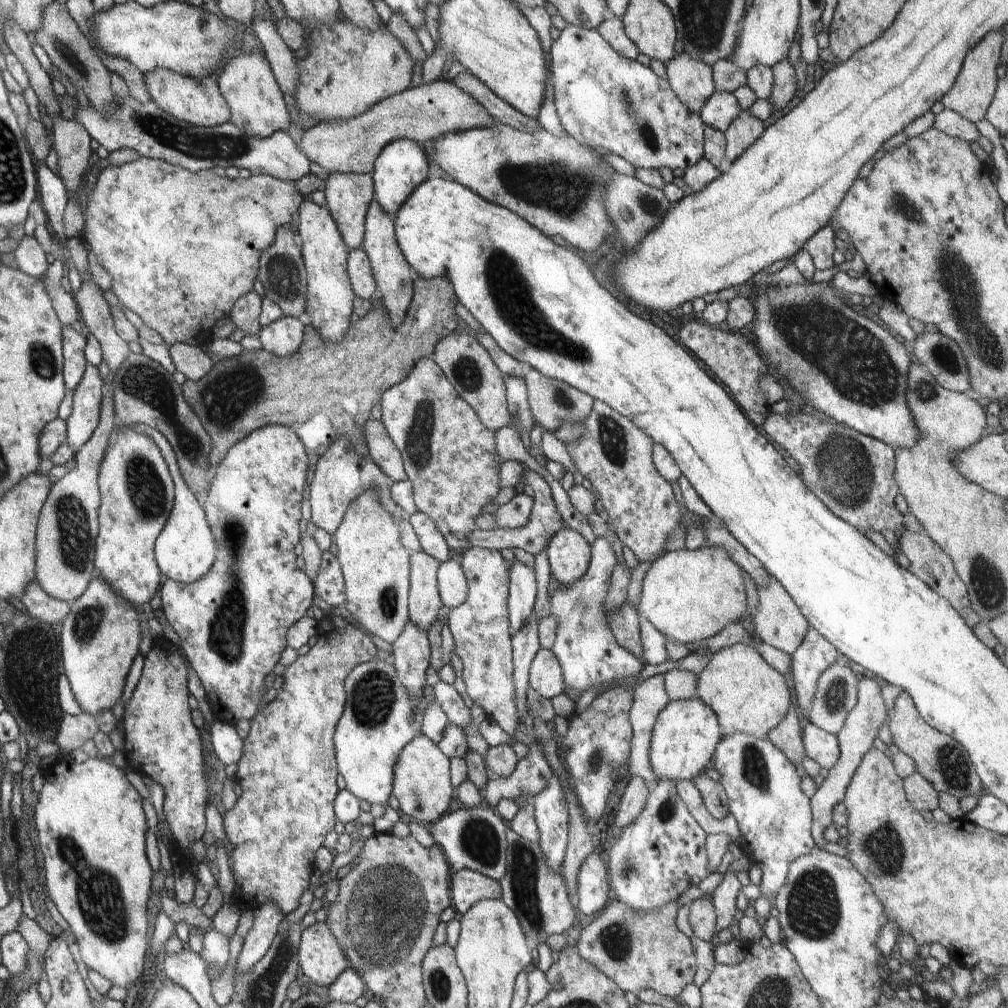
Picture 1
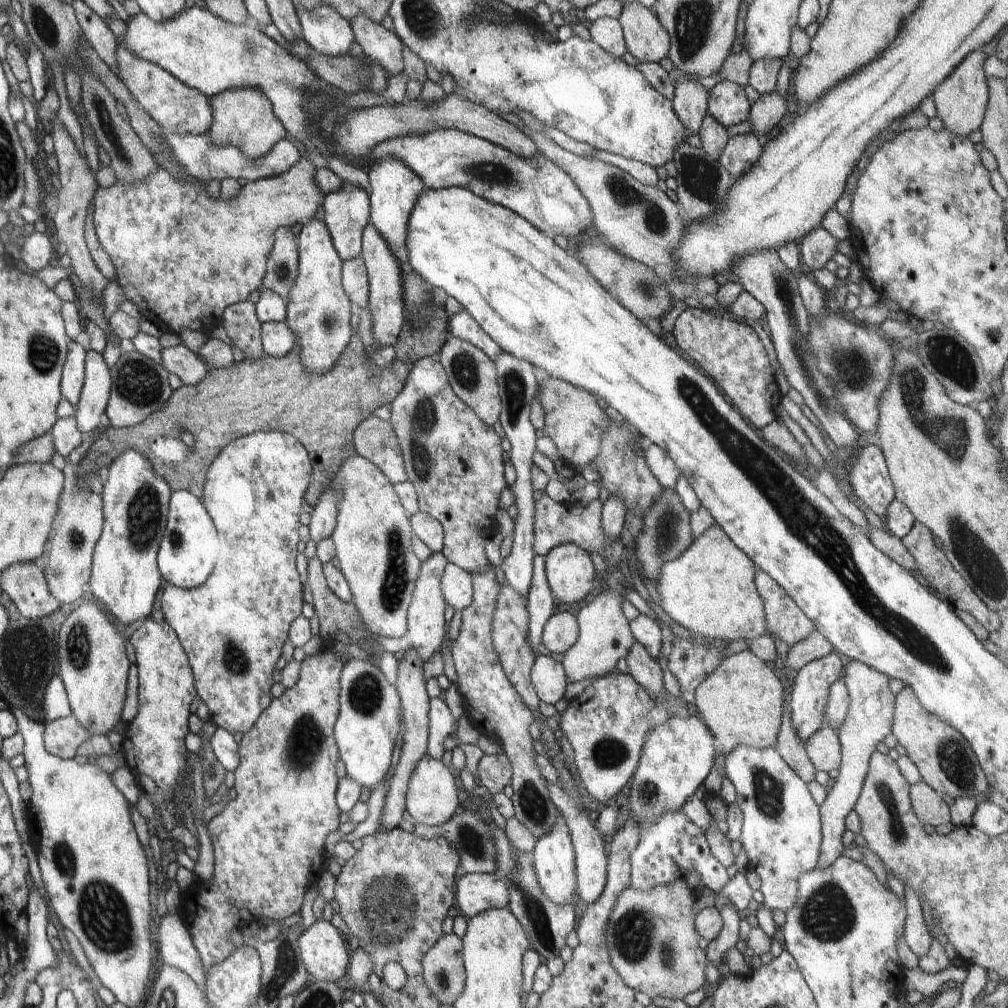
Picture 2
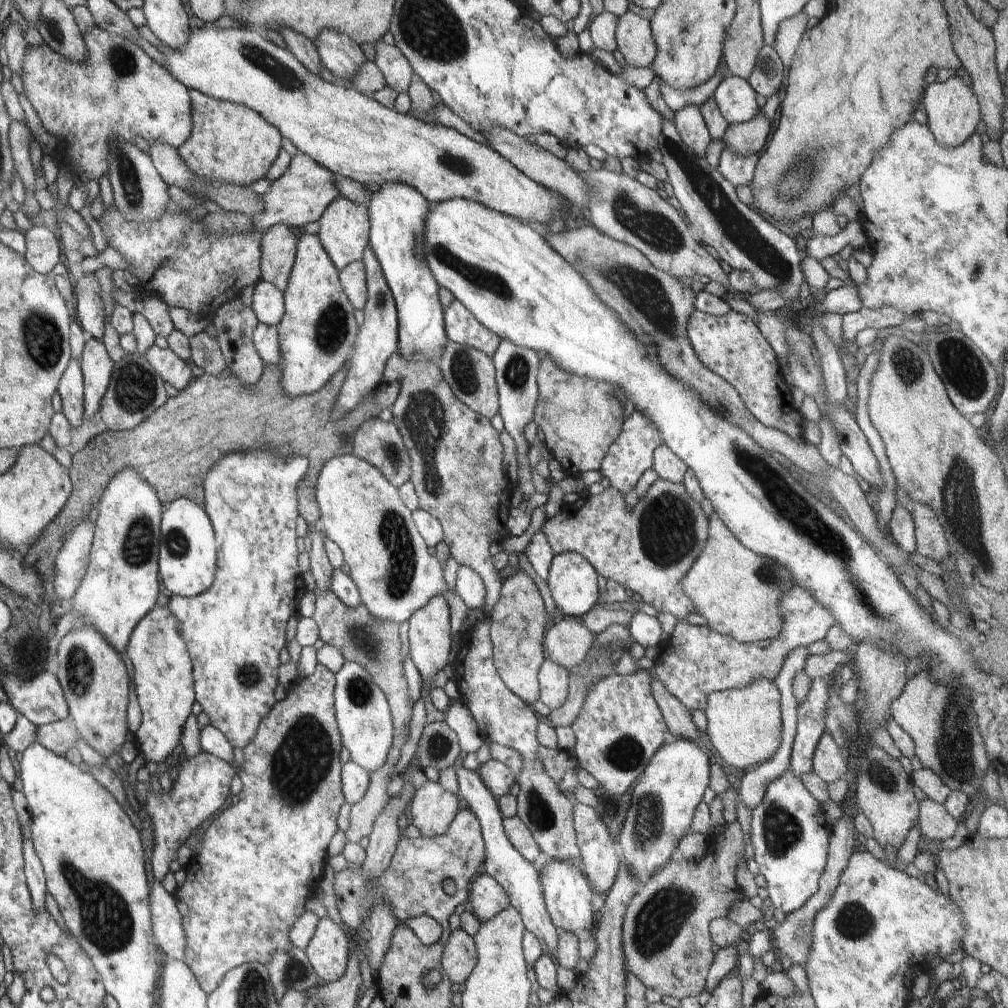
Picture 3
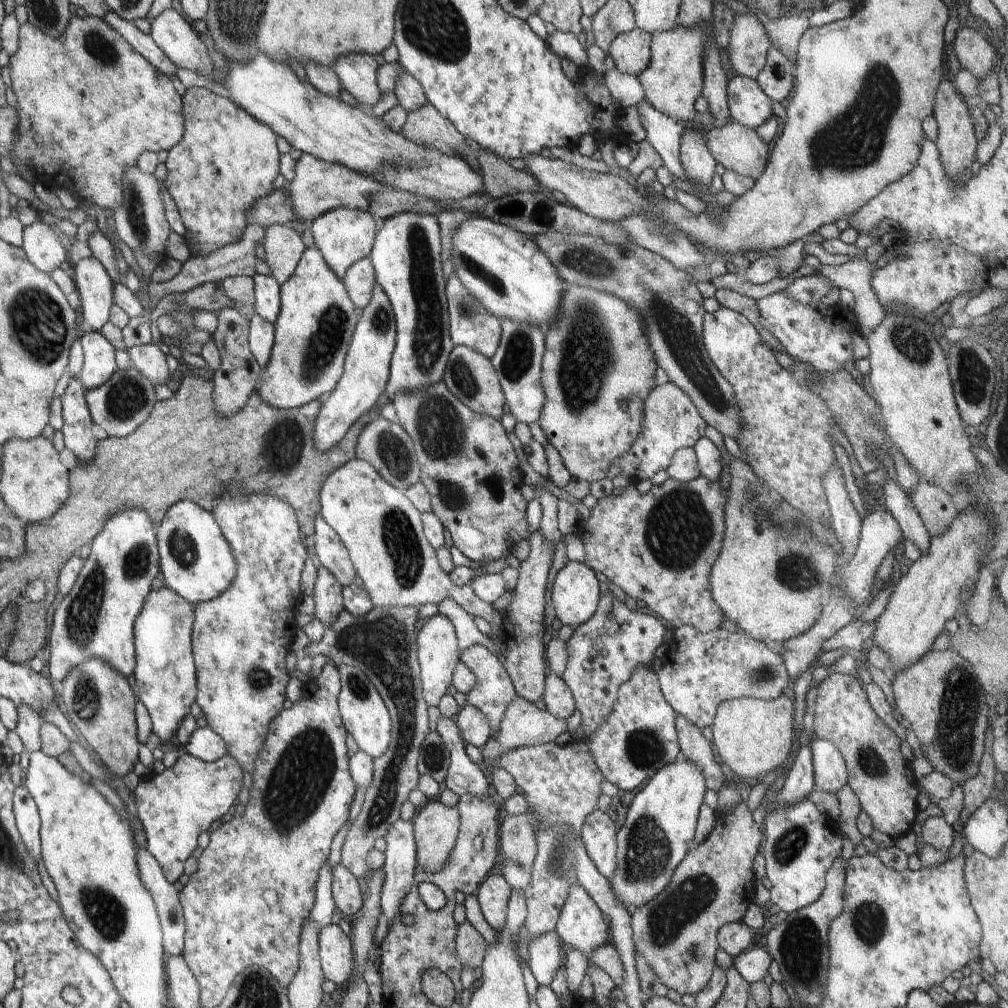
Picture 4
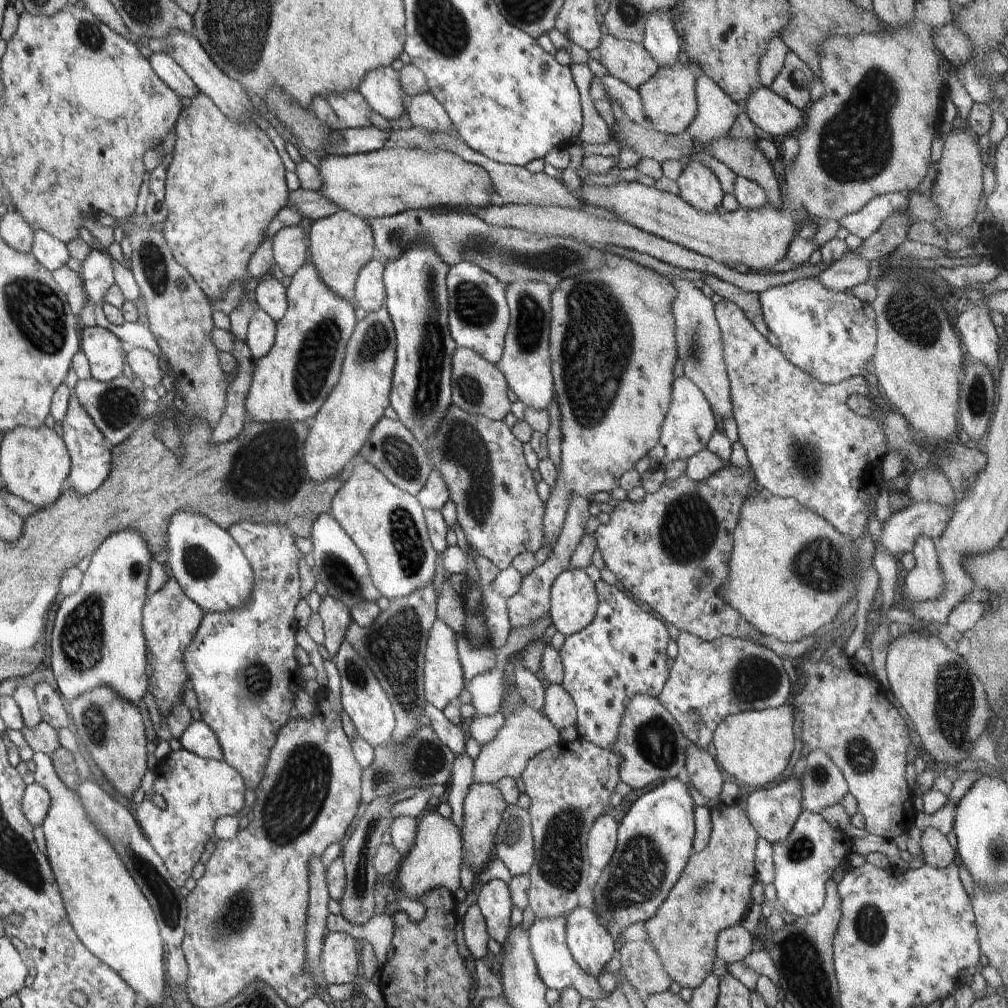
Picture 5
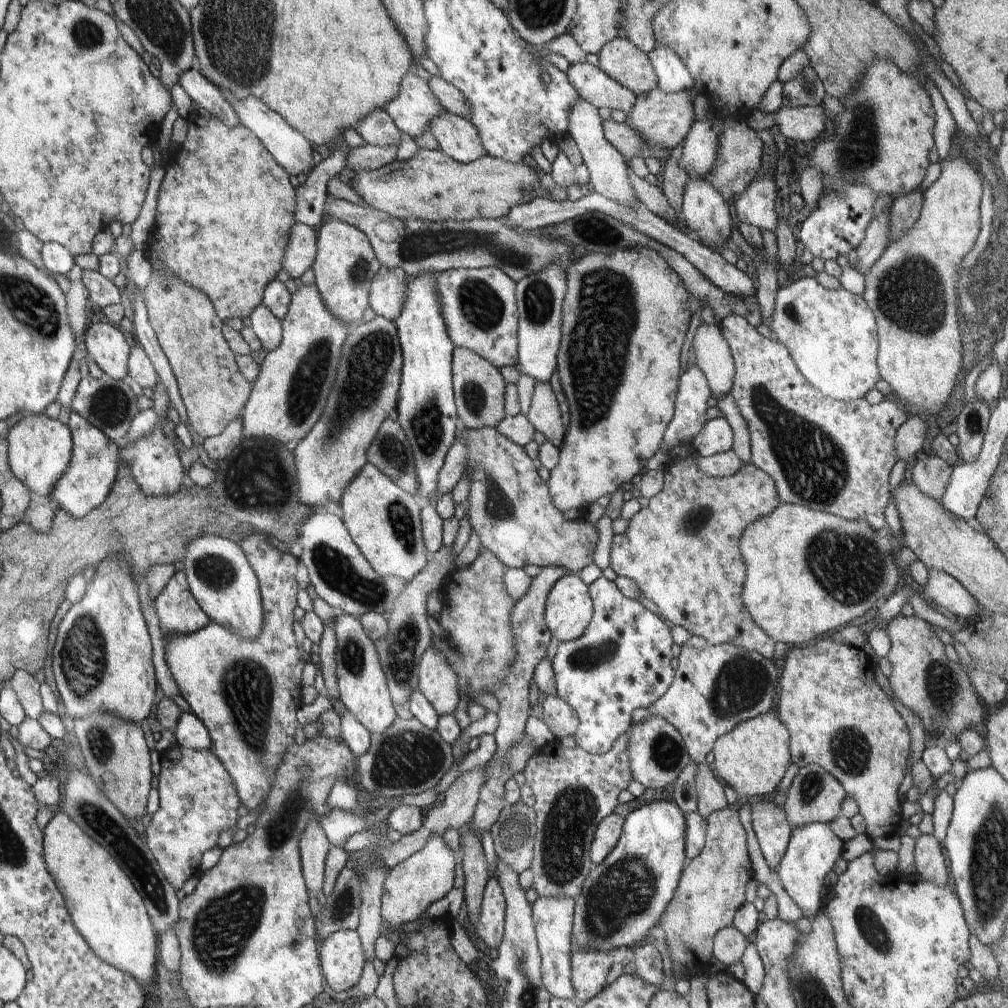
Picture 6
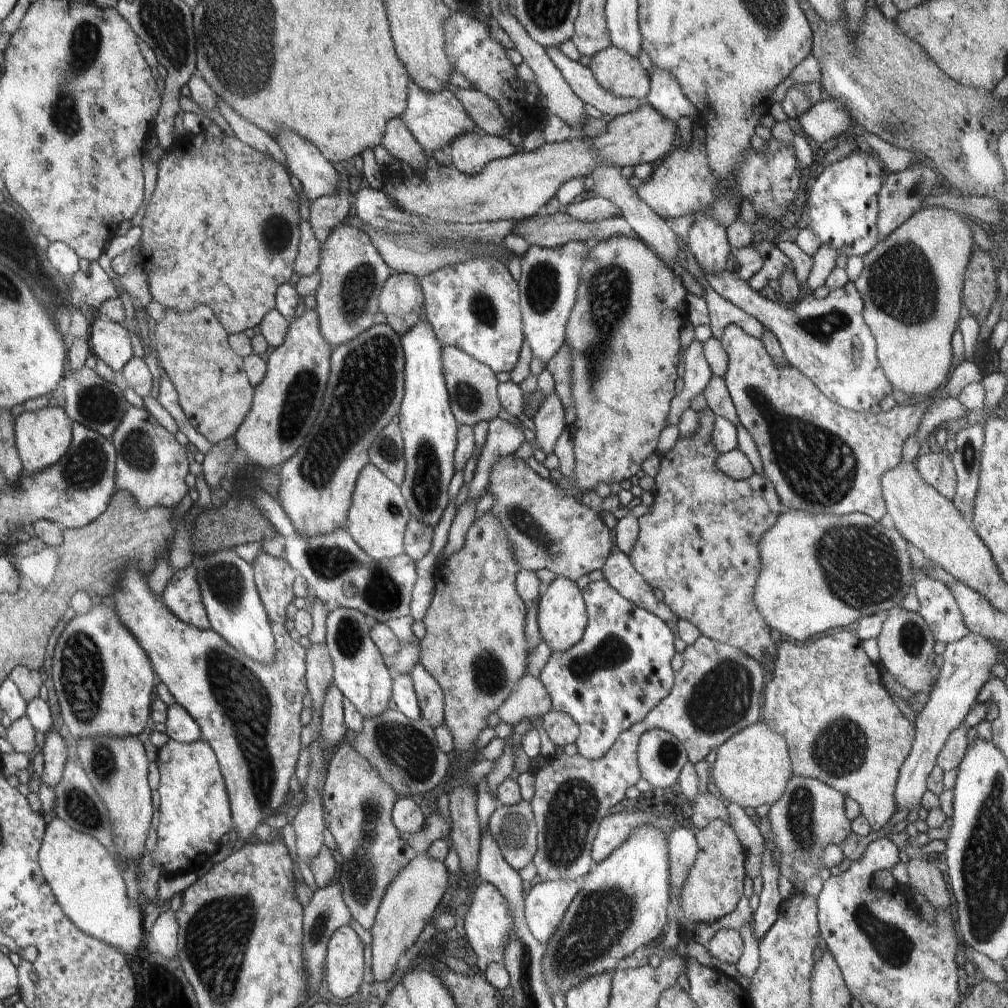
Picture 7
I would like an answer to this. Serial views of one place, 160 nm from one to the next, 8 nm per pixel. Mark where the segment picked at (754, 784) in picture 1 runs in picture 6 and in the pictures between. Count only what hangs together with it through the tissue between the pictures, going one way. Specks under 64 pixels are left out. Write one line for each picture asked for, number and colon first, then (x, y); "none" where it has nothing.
2: (781, 833)
3: (790, 835)
4: (800, 844)
5: (813, 850)
6: (813, 849)

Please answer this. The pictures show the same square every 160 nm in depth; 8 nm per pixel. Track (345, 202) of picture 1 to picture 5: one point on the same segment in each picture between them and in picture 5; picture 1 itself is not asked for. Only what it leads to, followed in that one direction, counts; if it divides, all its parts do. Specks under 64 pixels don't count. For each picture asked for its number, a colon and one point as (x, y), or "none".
2: (347, 212)
3: (344, 226)
4: (344, 236)
5: (340, 245)

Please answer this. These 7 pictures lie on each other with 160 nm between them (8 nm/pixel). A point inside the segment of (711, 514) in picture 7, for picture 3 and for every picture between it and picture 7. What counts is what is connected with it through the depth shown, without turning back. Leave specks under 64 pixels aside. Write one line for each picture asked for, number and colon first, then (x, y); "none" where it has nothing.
3: (648, 549)
4: (659, 546)
5: (672, 550)
6: (681, 550)

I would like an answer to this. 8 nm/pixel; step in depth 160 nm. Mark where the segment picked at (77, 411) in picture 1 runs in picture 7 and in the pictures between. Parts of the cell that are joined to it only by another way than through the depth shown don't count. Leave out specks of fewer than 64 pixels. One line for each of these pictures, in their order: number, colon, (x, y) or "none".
2: (94, 397)
3: (96, 365)
4: (99, 364)
5: (104, 350)
6: (107, 344)
7: (110, 342)

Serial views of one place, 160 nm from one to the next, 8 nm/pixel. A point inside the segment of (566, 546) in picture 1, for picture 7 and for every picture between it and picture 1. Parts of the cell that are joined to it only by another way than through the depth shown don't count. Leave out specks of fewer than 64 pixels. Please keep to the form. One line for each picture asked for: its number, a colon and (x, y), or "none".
2: (569, 569)
3: (572, 580)
4: (575, 594)
5: (573, 606)
6: (568, 608)
7: (561, 611)

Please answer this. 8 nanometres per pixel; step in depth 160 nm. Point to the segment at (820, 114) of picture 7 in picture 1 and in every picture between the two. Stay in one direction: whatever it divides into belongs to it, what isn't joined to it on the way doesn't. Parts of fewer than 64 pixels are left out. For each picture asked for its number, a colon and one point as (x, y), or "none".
1: (721, 108)
2: (727, 102)
3: (736, 99)
4: (749, 105)
5: (765, 109)
6: (801, 124)

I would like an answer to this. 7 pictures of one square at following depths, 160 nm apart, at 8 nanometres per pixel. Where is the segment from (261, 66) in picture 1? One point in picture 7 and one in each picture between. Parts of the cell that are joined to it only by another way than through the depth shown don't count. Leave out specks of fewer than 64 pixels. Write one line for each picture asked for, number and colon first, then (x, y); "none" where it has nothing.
2: (243, 118)
3: (231, 144)
4: (227, 160)
5: (226, 182)
6: (225, 209)
7: (221, 229)

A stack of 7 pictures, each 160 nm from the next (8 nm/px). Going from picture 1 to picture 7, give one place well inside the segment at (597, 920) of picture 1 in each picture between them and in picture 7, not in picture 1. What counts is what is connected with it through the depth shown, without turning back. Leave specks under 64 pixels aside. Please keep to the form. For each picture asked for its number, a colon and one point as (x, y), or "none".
2: (651, 936)
3: (667, 944)
4: (676, 933)
5: (713, 893)
6: (712, 888)
7: (715, 884)

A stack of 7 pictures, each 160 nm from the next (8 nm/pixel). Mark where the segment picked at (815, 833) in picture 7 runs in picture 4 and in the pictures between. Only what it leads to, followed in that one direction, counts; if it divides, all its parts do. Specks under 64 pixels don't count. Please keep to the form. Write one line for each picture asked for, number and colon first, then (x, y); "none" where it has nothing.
4: (829, 770)
5: (823, 784)
6: (815, 796)

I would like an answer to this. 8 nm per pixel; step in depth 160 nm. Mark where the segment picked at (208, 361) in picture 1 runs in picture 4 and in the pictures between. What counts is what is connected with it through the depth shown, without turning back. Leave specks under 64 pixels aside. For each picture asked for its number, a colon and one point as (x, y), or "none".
2: (188, 366)
3: (174, 370)
4: (150, 359)

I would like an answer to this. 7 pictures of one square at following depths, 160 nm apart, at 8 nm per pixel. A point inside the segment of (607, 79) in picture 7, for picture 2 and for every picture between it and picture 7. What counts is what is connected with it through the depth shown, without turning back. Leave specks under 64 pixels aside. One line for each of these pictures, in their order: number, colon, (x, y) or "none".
2: (645, 38)
3: (635, 41)
4: (631, 52)
5: (630, 62)
6: (621, 60)

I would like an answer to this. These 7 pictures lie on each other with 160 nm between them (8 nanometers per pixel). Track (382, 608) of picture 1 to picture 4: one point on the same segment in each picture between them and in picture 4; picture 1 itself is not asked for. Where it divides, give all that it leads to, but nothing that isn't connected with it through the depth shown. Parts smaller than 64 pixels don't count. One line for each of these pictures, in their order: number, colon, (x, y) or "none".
2: (372, 536)
3: (391, 564)
4: (382, 531)

